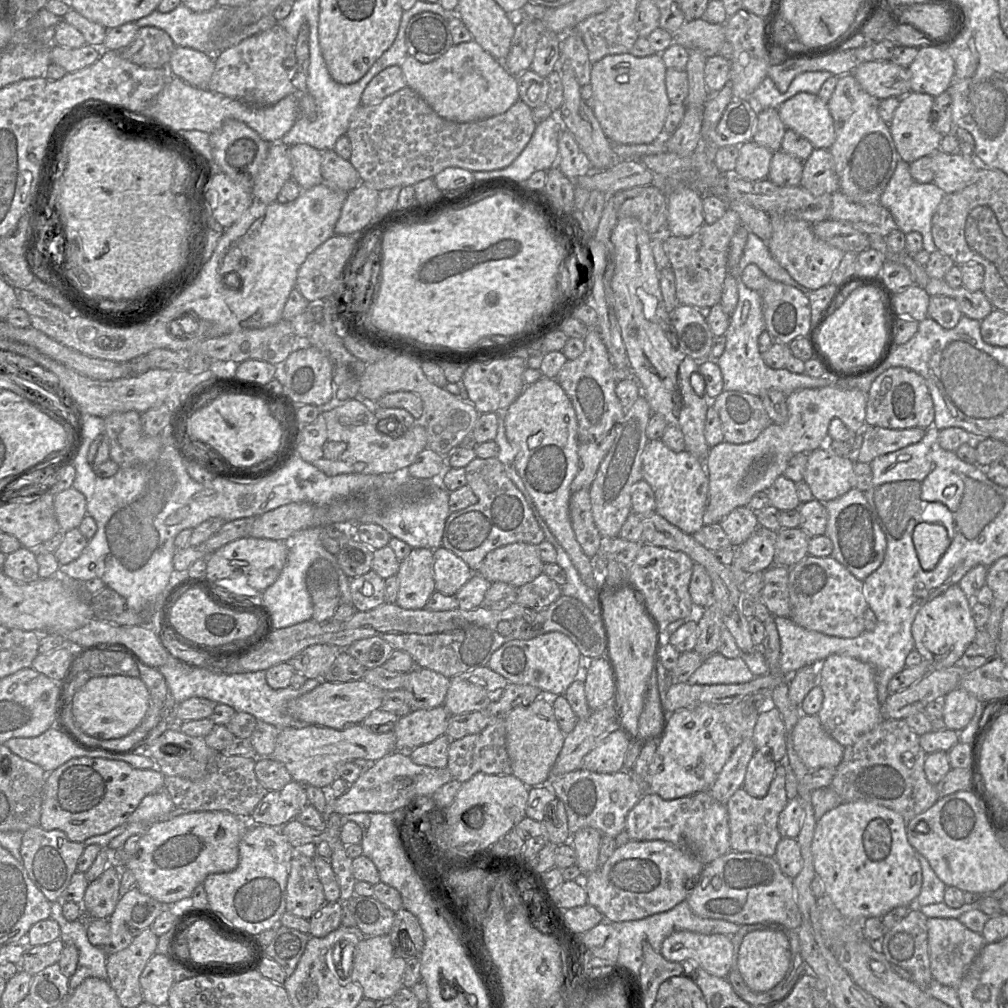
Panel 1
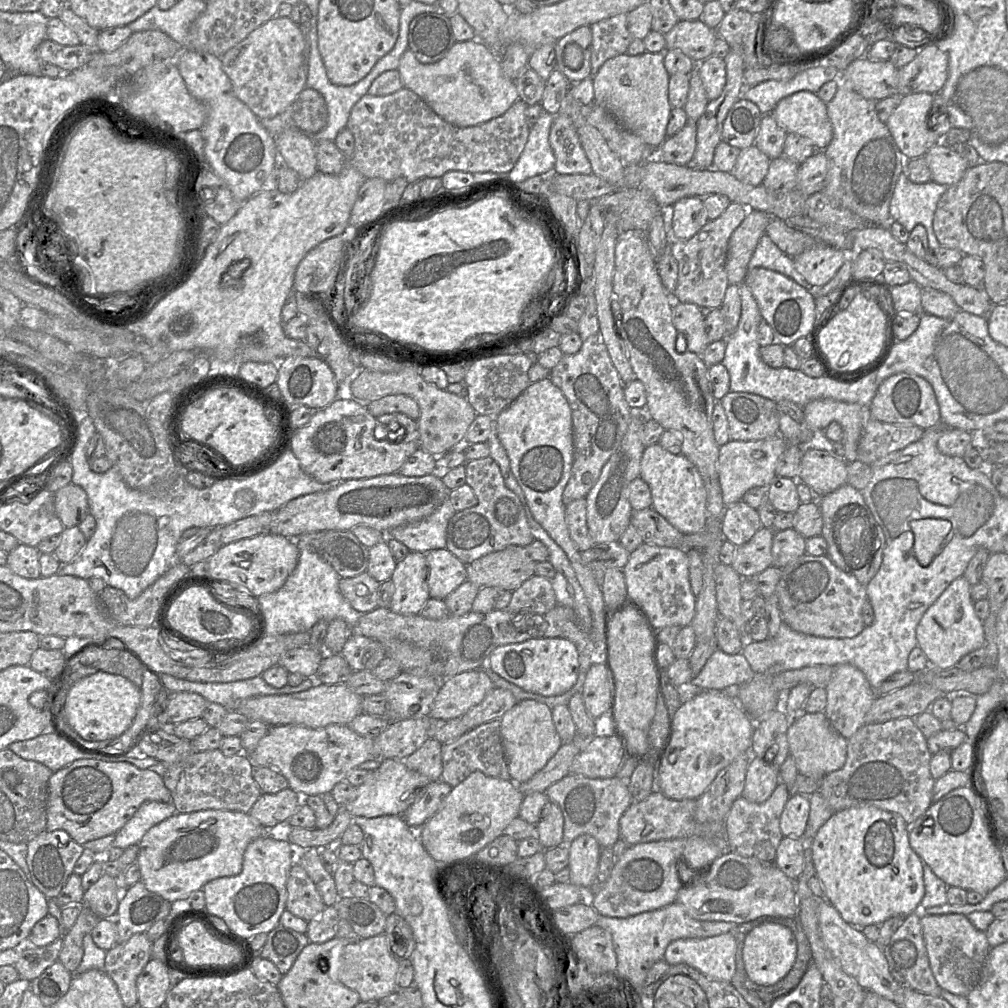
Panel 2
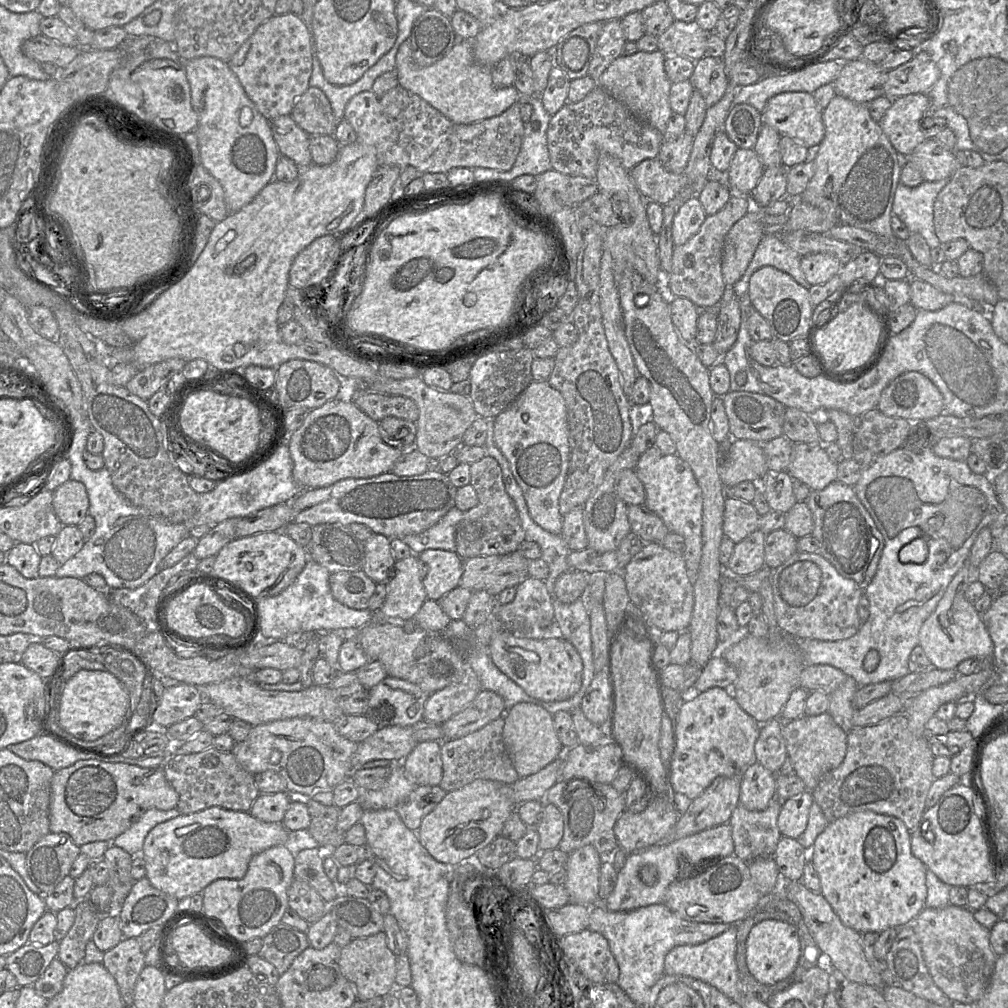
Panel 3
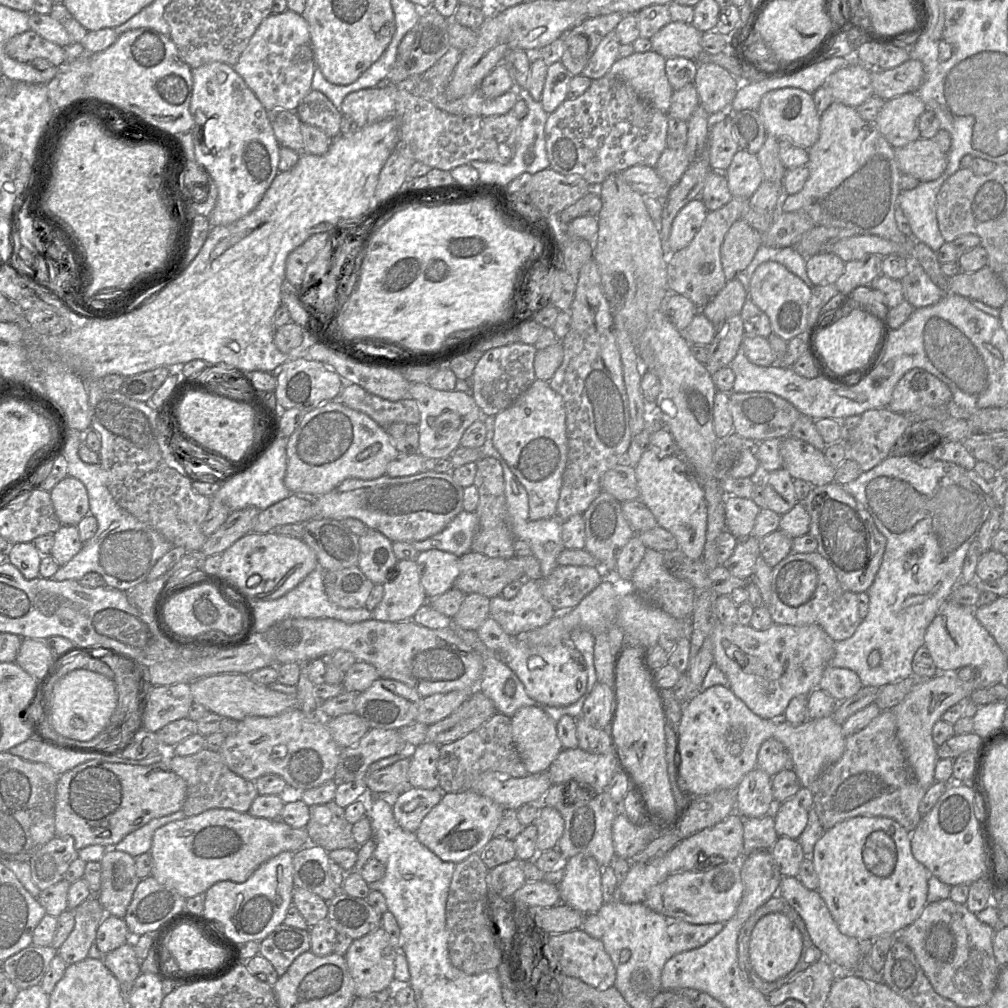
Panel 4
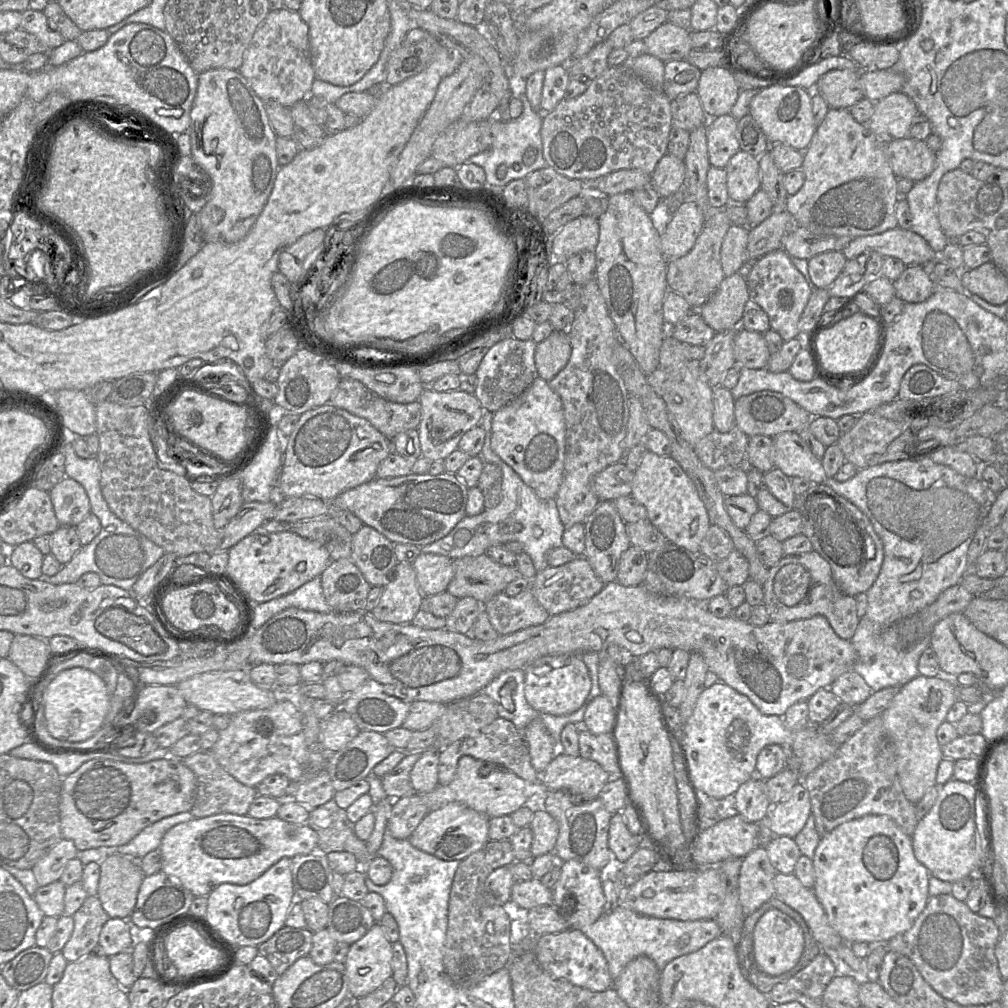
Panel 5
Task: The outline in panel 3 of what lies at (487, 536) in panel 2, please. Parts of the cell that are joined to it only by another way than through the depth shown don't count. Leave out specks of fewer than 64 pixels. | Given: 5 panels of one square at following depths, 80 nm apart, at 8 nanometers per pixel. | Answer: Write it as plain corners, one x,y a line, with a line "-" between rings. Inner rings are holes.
485,456
470,464
470,485
478,497
475,507
465,511
455,531
455,552
466,560
478,556
504,555
518,550
525,532
516,506
506,492
502,471
497,460

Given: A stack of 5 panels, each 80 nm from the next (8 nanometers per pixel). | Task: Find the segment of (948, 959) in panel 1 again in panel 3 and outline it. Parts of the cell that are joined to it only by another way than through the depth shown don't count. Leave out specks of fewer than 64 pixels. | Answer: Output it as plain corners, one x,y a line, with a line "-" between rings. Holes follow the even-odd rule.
948,904
942,908
923,908
913,921
912,927
918,937
924,962
934,983
952,1001
976,1004
987,990
994,971
997,956
990,945
990,930
980,925
967,907

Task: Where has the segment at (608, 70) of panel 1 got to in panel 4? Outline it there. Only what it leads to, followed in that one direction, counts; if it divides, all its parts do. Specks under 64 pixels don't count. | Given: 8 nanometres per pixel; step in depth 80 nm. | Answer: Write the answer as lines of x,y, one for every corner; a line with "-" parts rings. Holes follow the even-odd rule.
653,50
634,52
617,59
609,75
623,80
641,99
668,114
673,89
666,75
665,62
666,58

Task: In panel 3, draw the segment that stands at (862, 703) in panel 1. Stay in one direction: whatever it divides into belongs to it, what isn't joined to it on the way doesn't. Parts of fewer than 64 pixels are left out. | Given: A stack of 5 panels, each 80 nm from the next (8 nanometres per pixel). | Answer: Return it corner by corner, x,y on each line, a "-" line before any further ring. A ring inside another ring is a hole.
847,676
839,687
829,694
827,713
846,733
849,733
853,728
852,719
856,709
852,700
858,688
857,682
852,677

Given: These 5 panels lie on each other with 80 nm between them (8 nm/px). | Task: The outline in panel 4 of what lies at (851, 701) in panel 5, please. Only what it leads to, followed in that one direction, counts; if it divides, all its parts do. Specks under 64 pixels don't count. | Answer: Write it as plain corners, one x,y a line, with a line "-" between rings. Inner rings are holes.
829,666
825,669
818,688
837,702
855,695
863,687
859,676
846,668

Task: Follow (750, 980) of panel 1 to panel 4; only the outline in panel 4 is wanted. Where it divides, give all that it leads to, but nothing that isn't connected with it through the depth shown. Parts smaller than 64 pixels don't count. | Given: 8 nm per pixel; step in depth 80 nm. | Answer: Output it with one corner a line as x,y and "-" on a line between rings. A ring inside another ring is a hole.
770,913
754,926
750,937
749,957
756,974
764,981
772,982
787,975
799,961
802,936
797,926
783,913

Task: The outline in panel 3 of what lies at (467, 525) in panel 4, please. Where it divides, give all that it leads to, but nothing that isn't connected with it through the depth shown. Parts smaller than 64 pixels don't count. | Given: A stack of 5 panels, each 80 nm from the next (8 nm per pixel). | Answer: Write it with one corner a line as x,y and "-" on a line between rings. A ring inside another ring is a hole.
457,507
451,508
436,524
418,534
406,535
401,540
416,555
427,549
442,549
455,552
456,526
463,516

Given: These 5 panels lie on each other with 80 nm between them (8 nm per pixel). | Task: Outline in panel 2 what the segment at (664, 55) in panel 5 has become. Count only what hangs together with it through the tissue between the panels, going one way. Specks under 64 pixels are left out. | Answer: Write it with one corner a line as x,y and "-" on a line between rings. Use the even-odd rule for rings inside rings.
698,19
678,21
664,37
666,50
680,50
695,63
700,63
713,54
718,35
716,29

